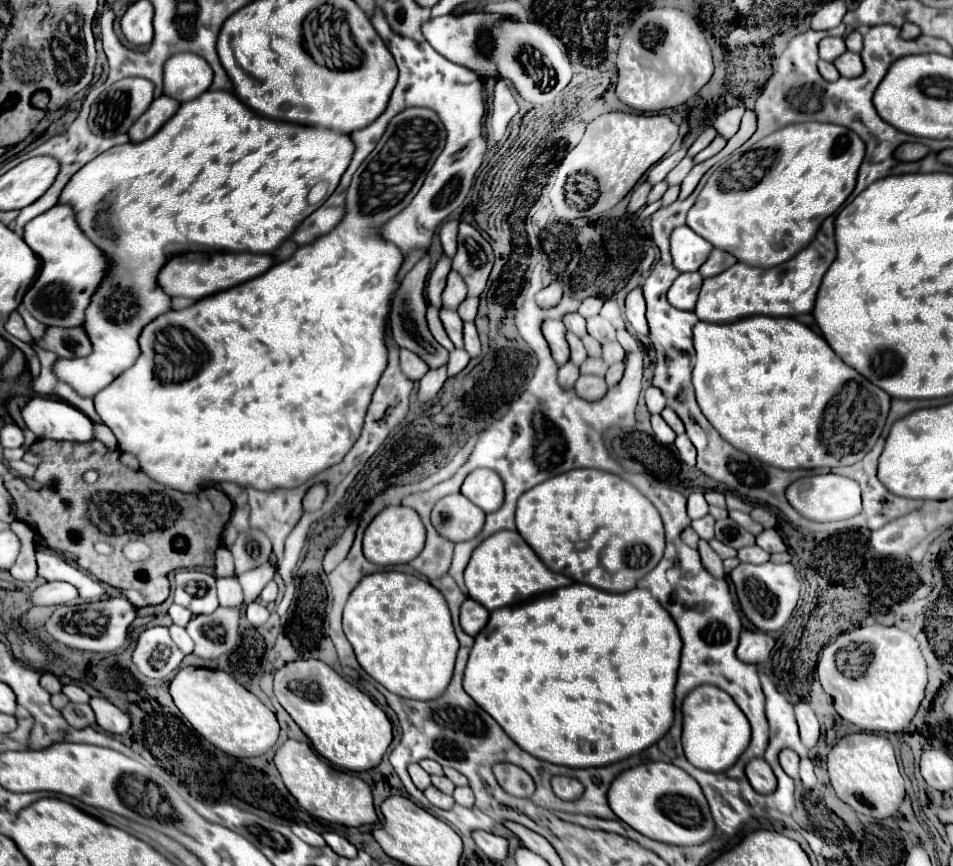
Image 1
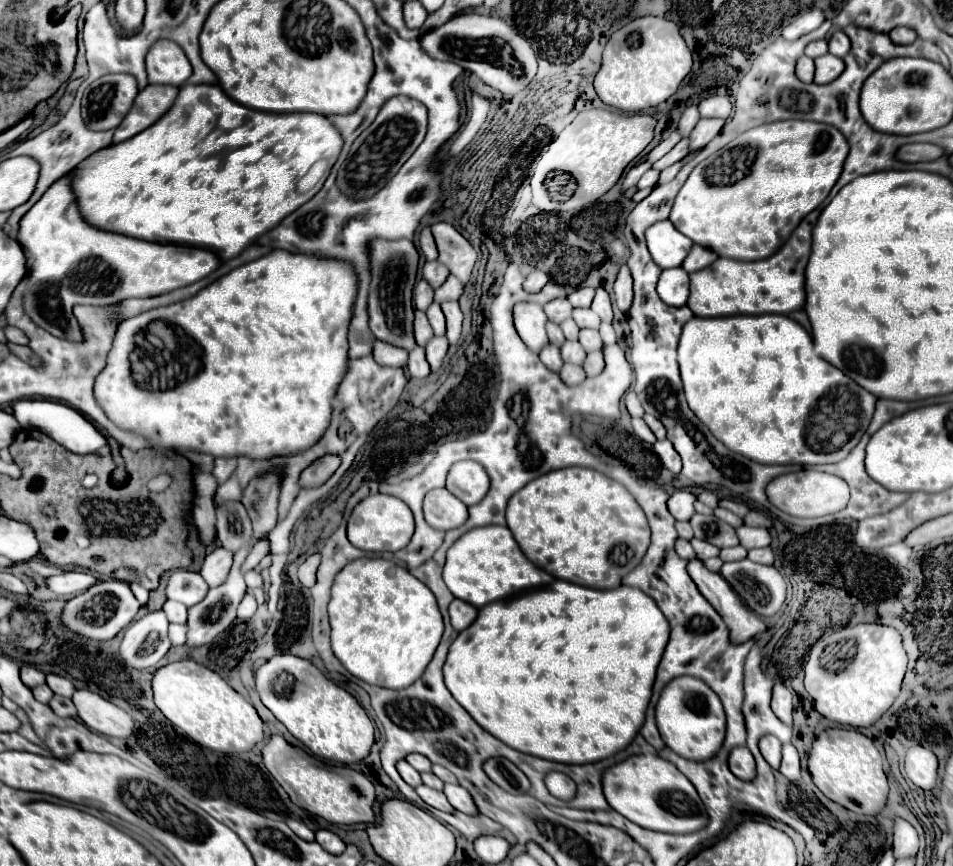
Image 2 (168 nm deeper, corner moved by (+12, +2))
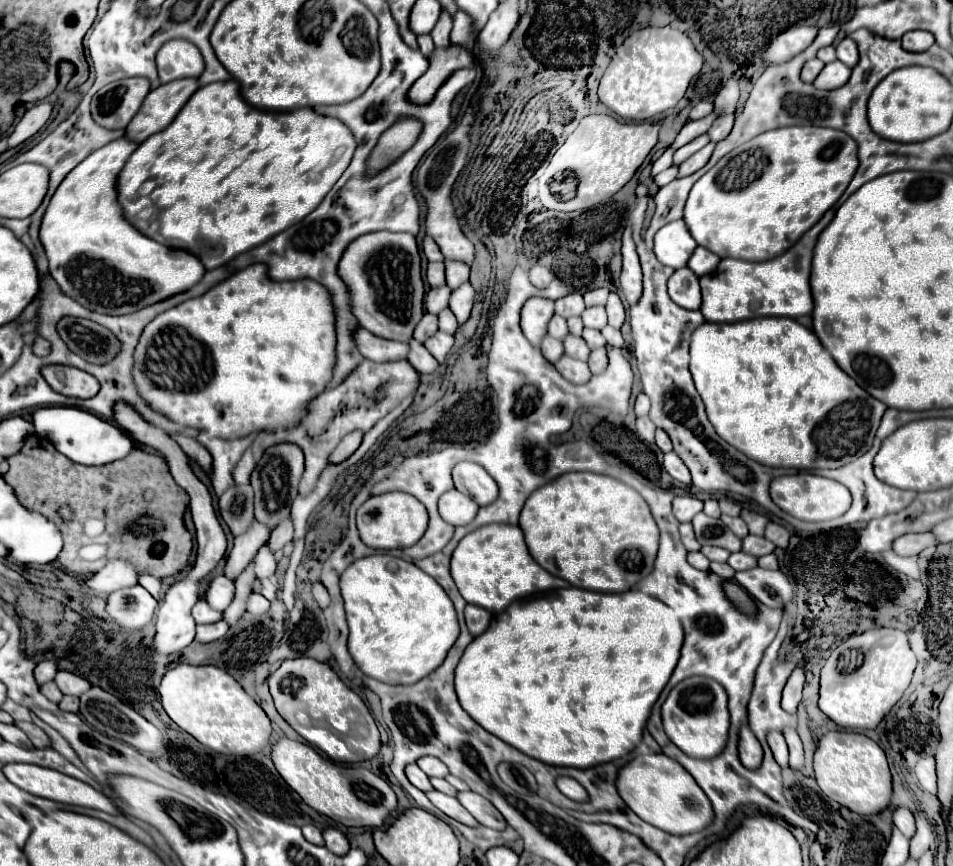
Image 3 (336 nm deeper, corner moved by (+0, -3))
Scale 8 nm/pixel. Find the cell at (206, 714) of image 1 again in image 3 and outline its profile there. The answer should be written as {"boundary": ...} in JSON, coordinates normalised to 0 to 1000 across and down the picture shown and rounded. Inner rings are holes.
{"boundary":[[[189,767],[176,774],[166,794],[174,824],[210,859],[231,871],[264,873],[275,868],[285,848],[283,829],[260,804],[254,792],[235,774],[227,769],[199,769]]]}

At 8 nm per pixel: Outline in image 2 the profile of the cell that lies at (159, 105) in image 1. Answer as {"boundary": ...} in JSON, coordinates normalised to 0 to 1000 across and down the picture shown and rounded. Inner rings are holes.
{"boundary":[[[153,98],[141,114],[141,121],[128,144],[120,151],[120,165],[128,165],[164,142],[180,124],[185,110],[187,100],[180,98]]]}

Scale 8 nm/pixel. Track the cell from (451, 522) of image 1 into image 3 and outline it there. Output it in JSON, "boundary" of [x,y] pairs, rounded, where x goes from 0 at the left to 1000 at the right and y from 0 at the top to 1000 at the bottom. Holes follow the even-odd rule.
{"boundary":[[[476,564],[476,568],[470,566],[470,568],[466,568],[462,573],[460,589],[462,589],[462,596],[470,605],[474,605],[474,607],[489,607],[489,605],[493,605],[499,598],[502,582],[497,577],[489,575],[489,570],[485,570],[485,568],[481,568]]]}

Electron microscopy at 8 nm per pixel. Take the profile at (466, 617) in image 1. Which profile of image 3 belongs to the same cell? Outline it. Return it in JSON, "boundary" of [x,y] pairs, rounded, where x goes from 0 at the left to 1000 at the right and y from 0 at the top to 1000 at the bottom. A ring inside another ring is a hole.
{"boundary":[[[489,697],[489,702],[487,702],[487,714],[489,714],[489,723],[491,723],[493,732],[495,732],[495,734],[504,734],[504,732],[512,725],[512,721],[514,721],[514,716],[516,716],[516,709],[514,709],[512,704],[504,702],[504,700]]]}

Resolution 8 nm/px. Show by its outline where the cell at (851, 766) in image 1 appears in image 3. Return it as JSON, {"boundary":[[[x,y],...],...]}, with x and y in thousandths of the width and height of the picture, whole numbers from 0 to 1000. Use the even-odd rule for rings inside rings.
{"boundary":[[[869,845],[860,852],[854,871],[854,894],[863,917],[898,940],[923,940],[934,931],[936,894],[928,866],[907,848]]]}

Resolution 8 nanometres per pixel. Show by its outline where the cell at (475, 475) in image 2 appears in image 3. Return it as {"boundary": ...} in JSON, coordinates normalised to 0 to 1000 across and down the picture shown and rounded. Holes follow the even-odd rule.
{"boundary":[[[481,533],[474,543],[476,561],[493,573],[502,584],[512,584],[523,575],[523,559],[518,552],[497,533]]]}

